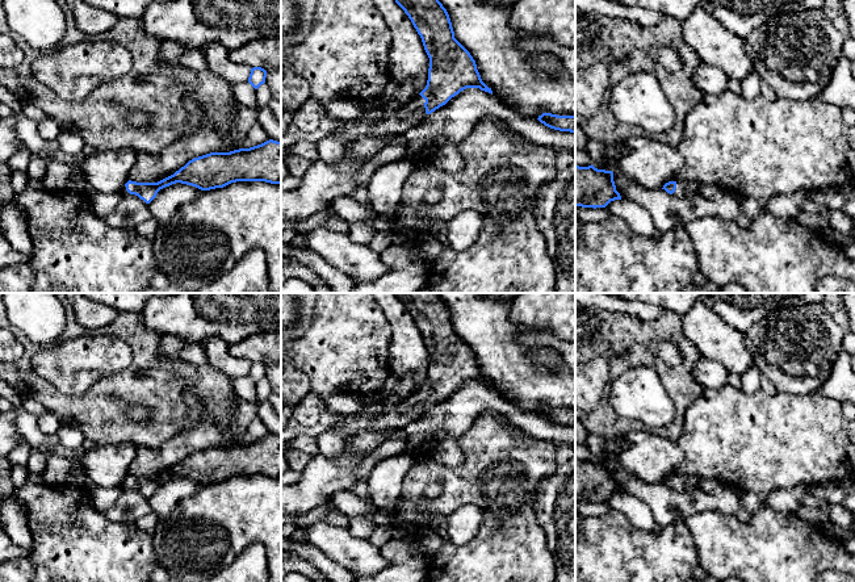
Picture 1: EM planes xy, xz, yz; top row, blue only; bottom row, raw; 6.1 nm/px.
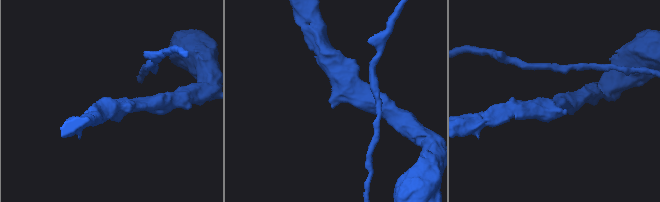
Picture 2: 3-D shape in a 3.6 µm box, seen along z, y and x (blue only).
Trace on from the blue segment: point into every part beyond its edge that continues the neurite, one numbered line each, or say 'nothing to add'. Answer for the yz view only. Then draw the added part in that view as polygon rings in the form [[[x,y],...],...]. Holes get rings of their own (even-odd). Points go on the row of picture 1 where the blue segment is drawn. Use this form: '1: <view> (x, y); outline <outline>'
1: yz (684, 188); outline [[[676,180],[676,189],[672,194],[679,197],[690,197],[699,193],[700,184],[690,180]]]

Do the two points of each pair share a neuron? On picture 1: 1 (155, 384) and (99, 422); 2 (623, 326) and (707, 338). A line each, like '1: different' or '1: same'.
1: same
2: different

